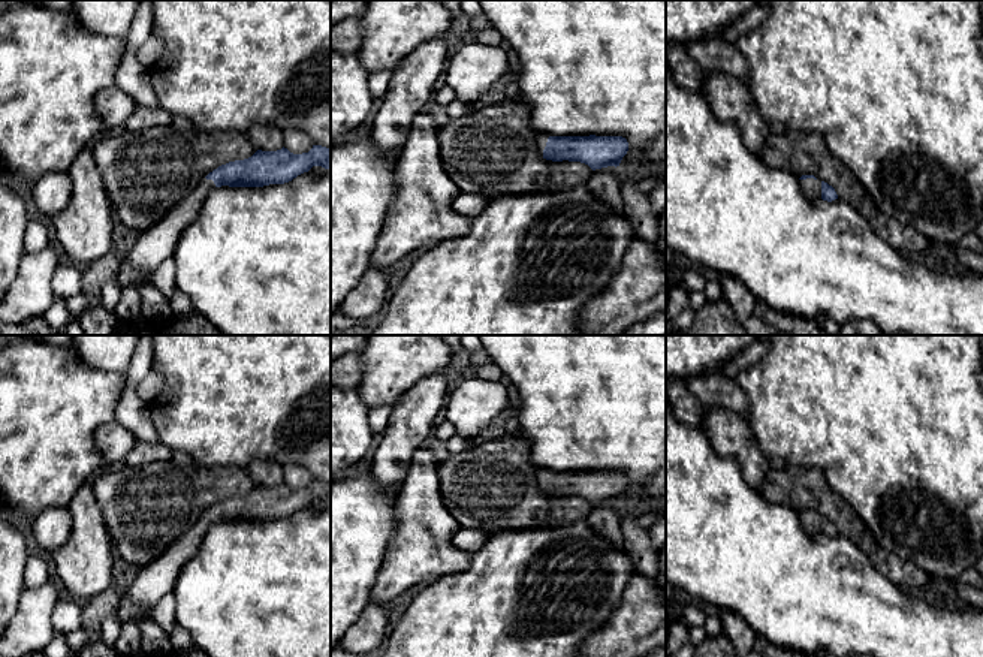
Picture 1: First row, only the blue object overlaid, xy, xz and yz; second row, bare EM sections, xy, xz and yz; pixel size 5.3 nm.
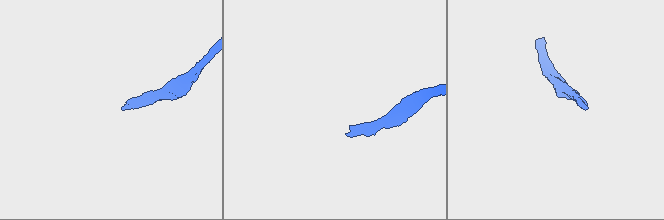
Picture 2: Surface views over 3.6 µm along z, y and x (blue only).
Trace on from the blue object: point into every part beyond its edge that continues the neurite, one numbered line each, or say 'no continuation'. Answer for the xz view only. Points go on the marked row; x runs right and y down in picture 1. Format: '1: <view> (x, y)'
1: xz (540, 139)

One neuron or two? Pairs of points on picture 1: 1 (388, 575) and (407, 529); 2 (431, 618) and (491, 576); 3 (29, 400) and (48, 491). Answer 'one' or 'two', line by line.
1: one
2: one
3: one

